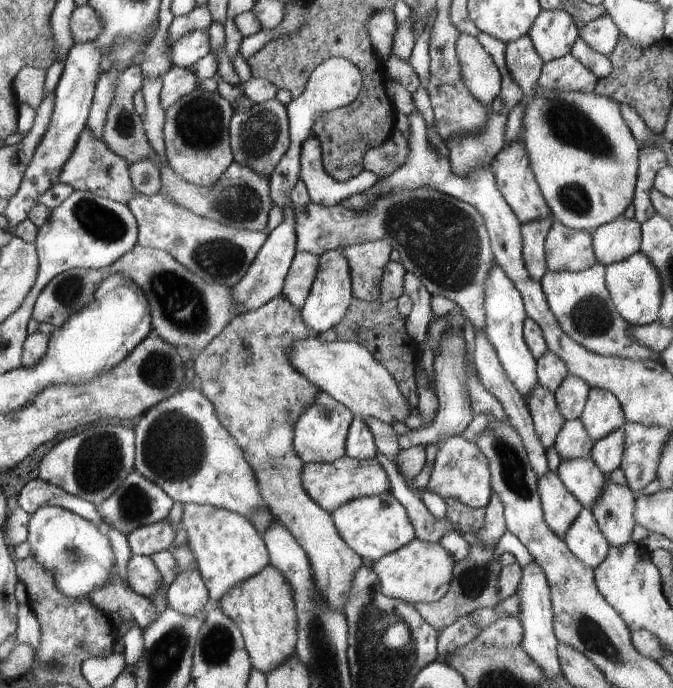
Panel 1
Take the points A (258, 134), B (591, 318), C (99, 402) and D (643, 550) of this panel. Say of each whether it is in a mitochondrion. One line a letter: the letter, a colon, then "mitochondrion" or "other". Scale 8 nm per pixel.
A: mitochondrion
B: mitochondrion
C: other
D: other

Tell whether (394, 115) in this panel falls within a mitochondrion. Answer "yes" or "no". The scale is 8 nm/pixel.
no

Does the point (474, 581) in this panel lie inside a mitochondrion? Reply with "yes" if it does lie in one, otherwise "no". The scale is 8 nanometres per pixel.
yes

